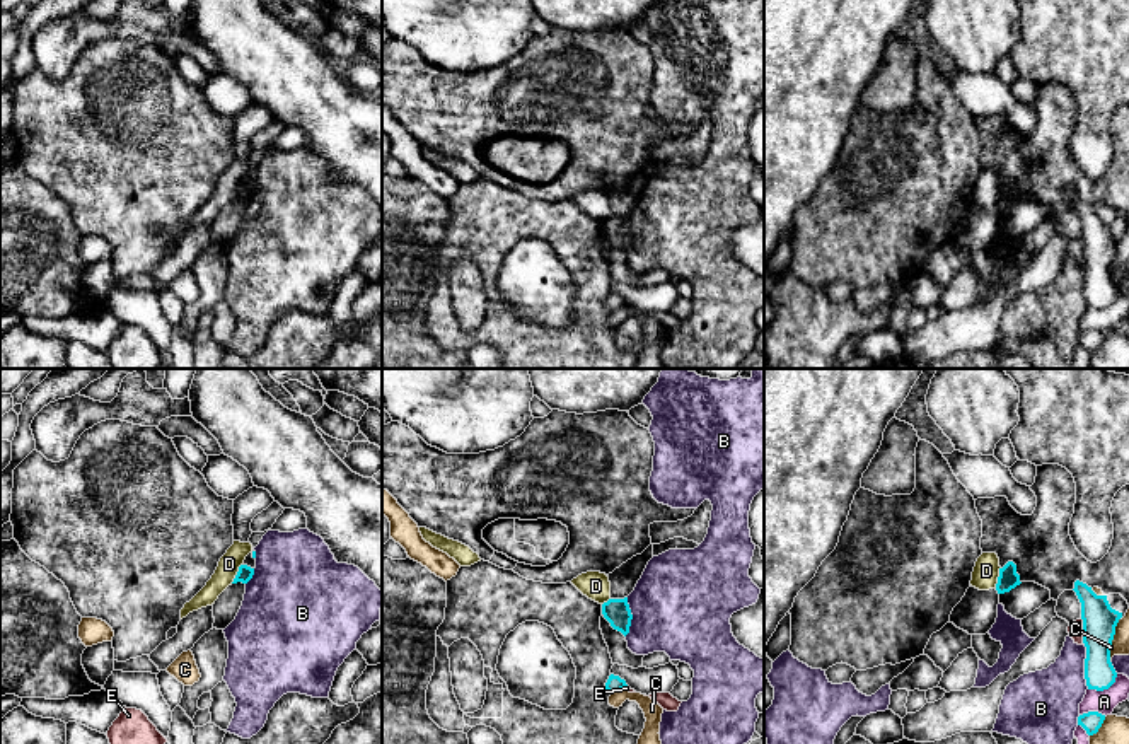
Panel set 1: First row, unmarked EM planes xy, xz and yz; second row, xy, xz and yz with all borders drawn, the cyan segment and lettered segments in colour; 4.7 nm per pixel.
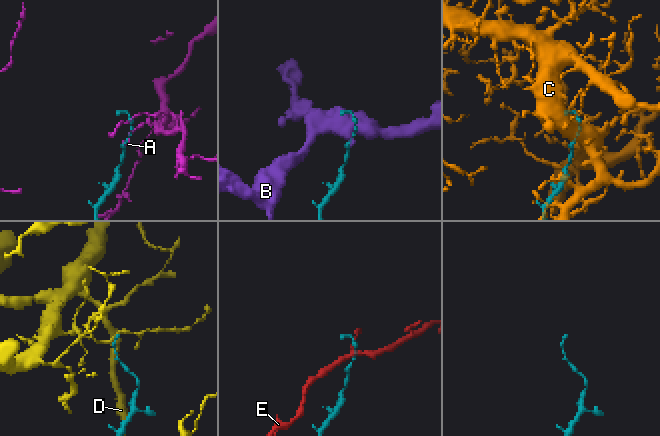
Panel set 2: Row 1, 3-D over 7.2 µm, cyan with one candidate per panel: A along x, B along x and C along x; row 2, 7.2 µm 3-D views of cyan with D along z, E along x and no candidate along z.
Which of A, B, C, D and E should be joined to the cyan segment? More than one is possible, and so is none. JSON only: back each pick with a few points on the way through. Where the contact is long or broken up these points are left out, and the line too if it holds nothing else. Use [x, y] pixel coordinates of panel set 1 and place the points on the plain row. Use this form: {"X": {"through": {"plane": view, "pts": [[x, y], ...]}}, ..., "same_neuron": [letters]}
{"same_neuron": []}

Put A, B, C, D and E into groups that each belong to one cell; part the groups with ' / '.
A / B / C / D / E

